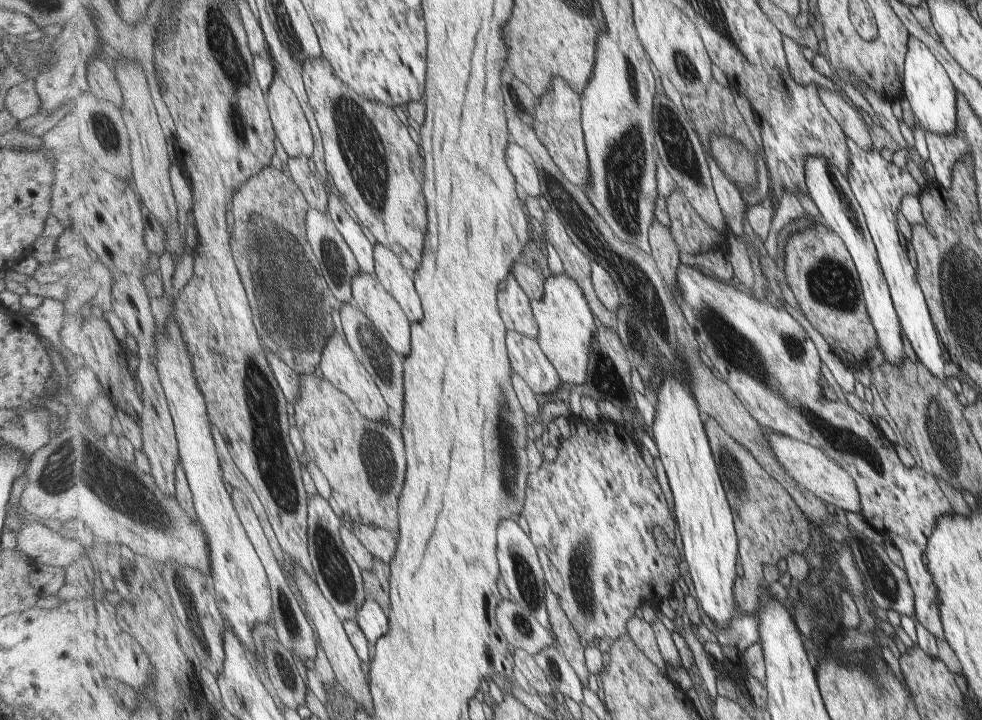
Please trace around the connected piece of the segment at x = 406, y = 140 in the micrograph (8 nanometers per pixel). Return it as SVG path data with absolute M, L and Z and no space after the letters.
M327 57L308 58L302 64L303 82L323 140L324 163L326 170L331 174L331 180L335 180L341 196L351 206L359 223L369 230L376 243L391 248L395 254L399 254L405 268L415 272L423 260L423 242L427 232L427 202L423 194L425 160L421 156L419 146L411 138L407 124L401 122L399 114L391 106L359 96L336 74Z

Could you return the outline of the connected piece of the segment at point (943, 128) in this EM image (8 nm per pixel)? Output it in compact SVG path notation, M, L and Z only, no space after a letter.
M911 36L904 60L902 94L907 98L914 118L917 118L921 128L936 135L954 133L956 125L955 88L943 66L935 60L935 56L918 38L911 38Z

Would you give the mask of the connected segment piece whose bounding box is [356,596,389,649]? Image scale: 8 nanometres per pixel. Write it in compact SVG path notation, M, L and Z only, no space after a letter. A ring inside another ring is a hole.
M367 596L365 604L359 608L356 621L363 630L369 643L375 649L377 640L389 632L389 618L387 612L379 605L377 600Z

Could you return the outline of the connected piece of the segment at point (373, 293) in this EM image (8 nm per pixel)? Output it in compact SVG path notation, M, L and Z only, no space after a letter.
M361 271L353 278L352 292L355 306L363 310L369 320L373 322L380 339L383 342L387 340L397 354L409 356L411 354L411 322L405 316L399 302L385 289L385 286L377 280L376 276Z

